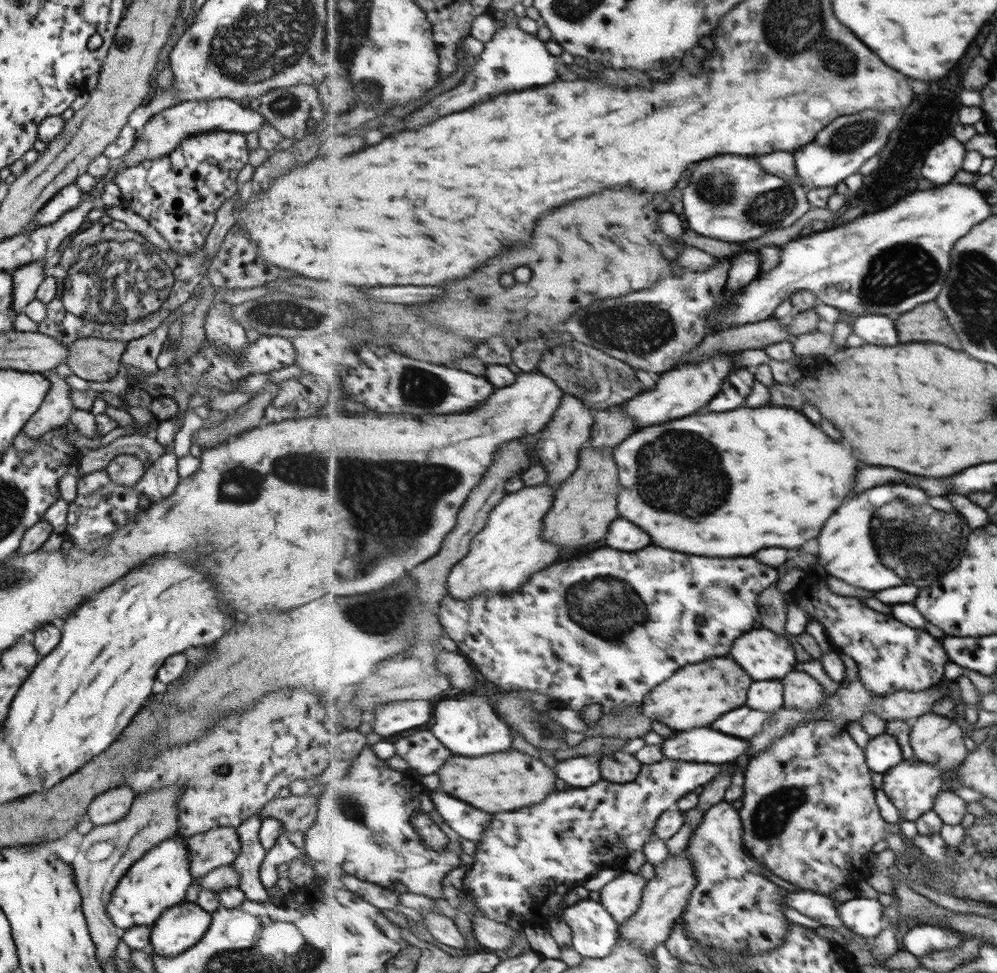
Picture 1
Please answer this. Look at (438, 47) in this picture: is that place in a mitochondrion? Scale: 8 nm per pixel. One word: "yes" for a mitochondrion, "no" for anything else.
no

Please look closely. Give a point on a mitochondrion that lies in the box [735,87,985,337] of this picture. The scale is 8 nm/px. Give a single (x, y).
(903, 270)

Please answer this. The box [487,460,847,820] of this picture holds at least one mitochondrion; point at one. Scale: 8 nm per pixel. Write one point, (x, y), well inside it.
(581, 600)

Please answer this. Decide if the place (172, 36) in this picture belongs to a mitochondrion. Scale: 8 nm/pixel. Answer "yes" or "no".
no

